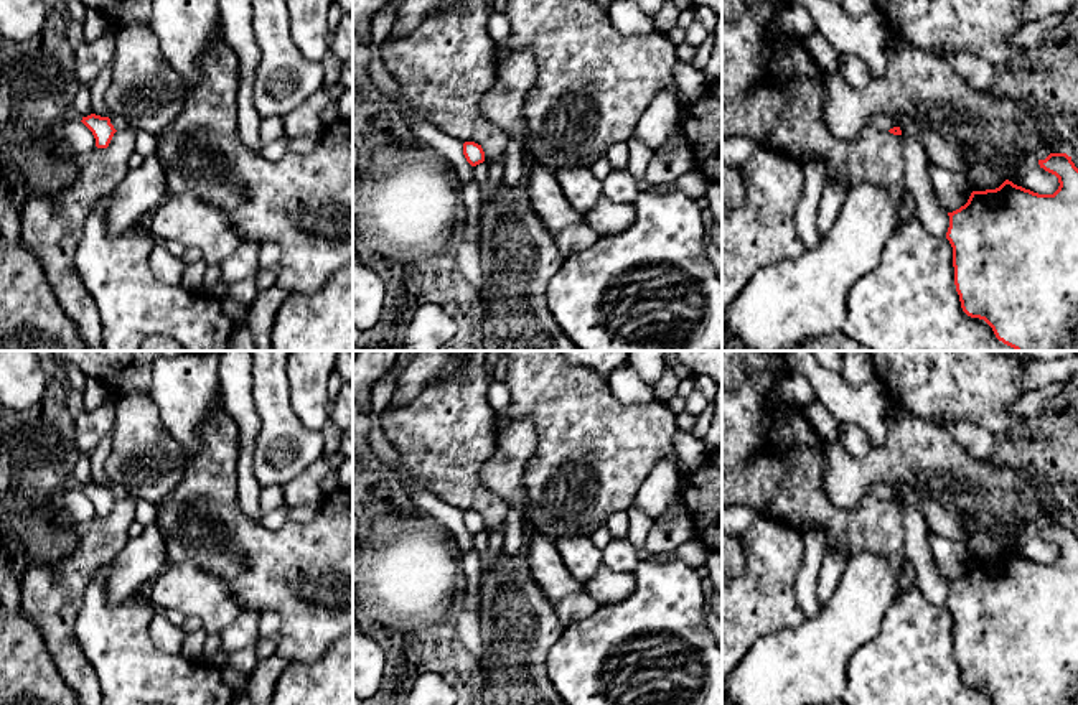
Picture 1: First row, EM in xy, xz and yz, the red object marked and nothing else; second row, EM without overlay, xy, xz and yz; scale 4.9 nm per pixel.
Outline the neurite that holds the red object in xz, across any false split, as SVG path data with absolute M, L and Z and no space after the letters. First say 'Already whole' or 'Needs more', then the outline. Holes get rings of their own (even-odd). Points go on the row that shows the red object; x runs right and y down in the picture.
Already whole. M475 142L463 143L463 155L471 166L476 166L485 161L485 152L483 152L481 145L478 145Z

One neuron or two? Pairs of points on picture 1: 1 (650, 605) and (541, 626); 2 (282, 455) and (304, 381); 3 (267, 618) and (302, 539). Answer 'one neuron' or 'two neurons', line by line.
1: two neurons
2: two neurons
3: two neurons

